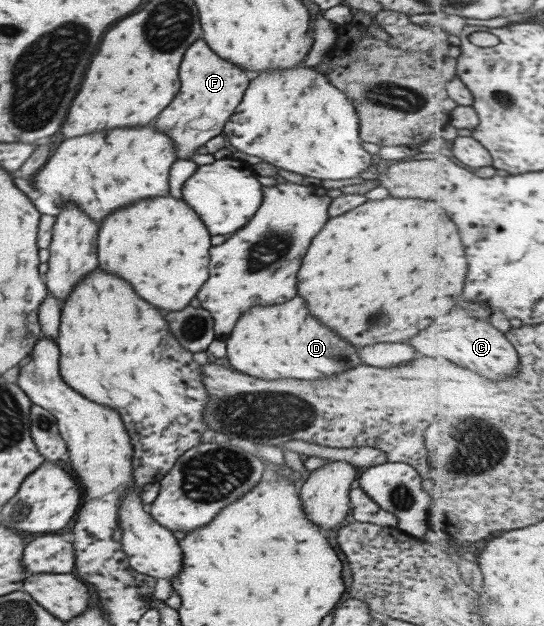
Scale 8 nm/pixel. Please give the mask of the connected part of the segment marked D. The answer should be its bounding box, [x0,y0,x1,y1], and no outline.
[224,297,361,381]

